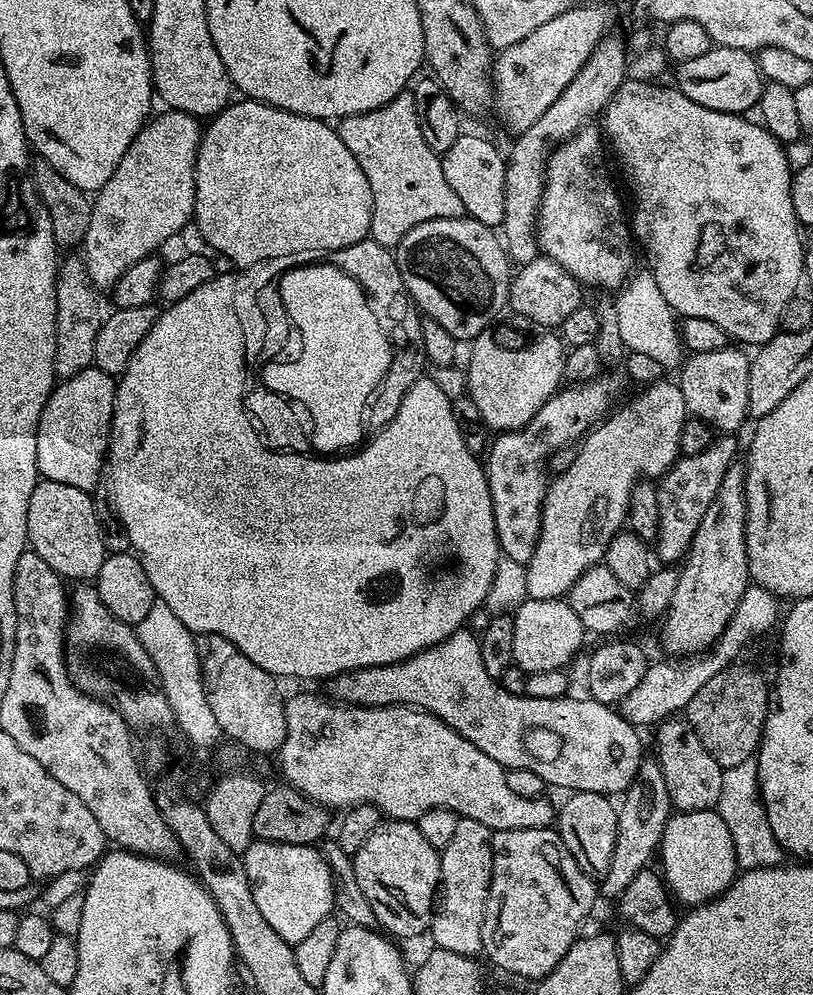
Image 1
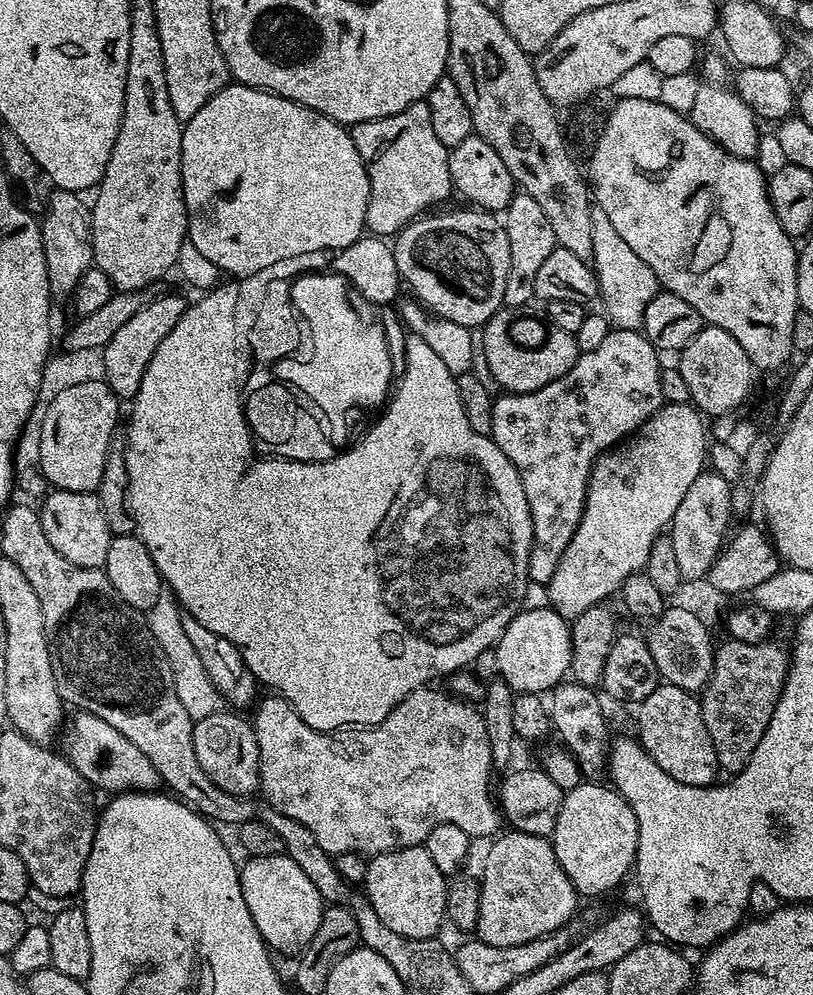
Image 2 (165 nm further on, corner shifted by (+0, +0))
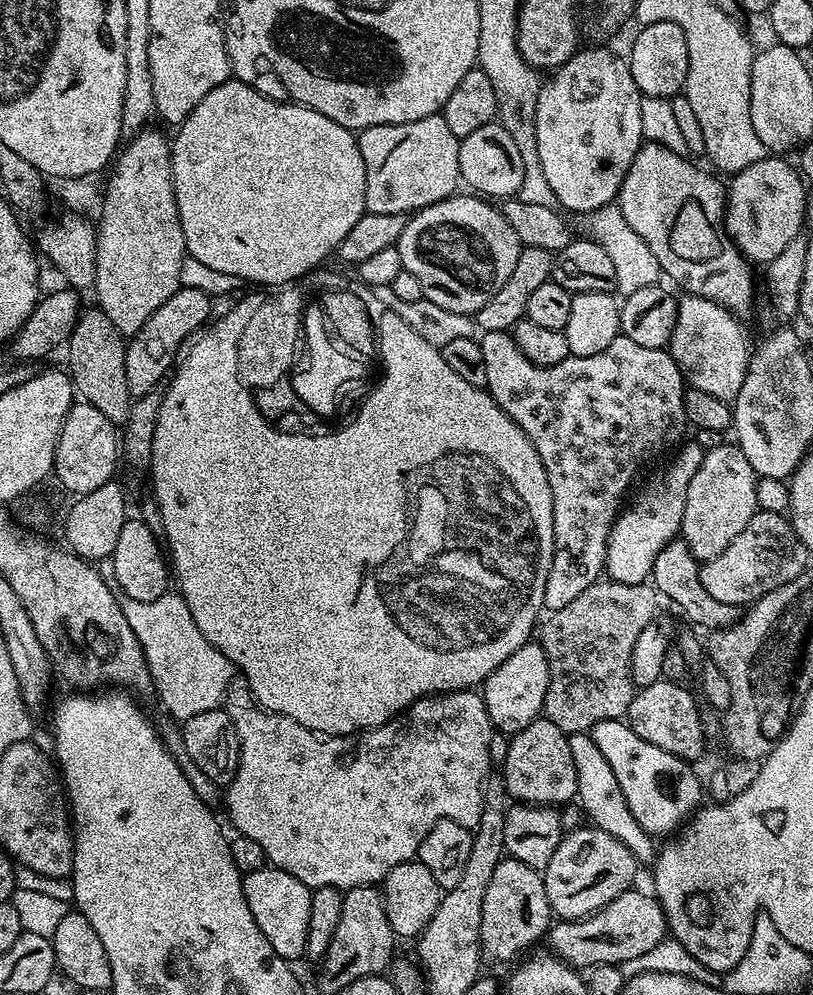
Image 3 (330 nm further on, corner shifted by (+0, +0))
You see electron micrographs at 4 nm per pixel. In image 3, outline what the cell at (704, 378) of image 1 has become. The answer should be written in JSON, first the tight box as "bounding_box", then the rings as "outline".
{"bounding_box":[670,294,750,402],"outline":[[[691,294],[681,295],[670,345],[678,370],[691,387],[729,402],[736,401],[742,382],[746,382],[750,359],[750,344],[748,348],[744,328],[736,320],[739,319],[718,302]]]}

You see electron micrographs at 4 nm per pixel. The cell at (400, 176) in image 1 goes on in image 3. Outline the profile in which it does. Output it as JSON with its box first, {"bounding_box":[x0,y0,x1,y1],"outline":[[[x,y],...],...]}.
{"bounding_box":[358,114,461,214],"outline":[[[443,114],[418,118],[418,122],[402,122],[401,124],[383,124],[382,126],[370,126],[359,133],[358,143],[362,162],[366,166],[366,198],[364,207],[374,214],[415,214],[421,208],[442,202],[447,196],[453,195],[457,191],[456,184],[461,183],[460,171],[458,170],[458,150],[460,149],[461,137],[454,135],[450,126],[446,126],[446,118]]]}

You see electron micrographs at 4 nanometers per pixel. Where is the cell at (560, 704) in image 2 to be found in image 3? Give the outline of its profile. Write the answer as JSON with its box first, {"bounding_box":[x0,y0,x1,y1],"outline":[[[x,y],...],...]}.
{"bounding_box":[570,733,658,865],"outline":[[[571,733],[570,752],[574,759],[574,768],[578,775],[577,803],[581,804],[585,814],[595,827],[606,830],[608,834],[613,834],[619,841],[622,841],[631,853],[634,854],[639,865],[651,865],[656,858],[658,851],[655,839],[638,826],[638,822],[633,818],[630,808],[626,805],[626,798],[622,794],[622,788],[618,784],[618,778],[614,775],[606,757],[602,755],[602,750],[595,745],[589,733]]]}

